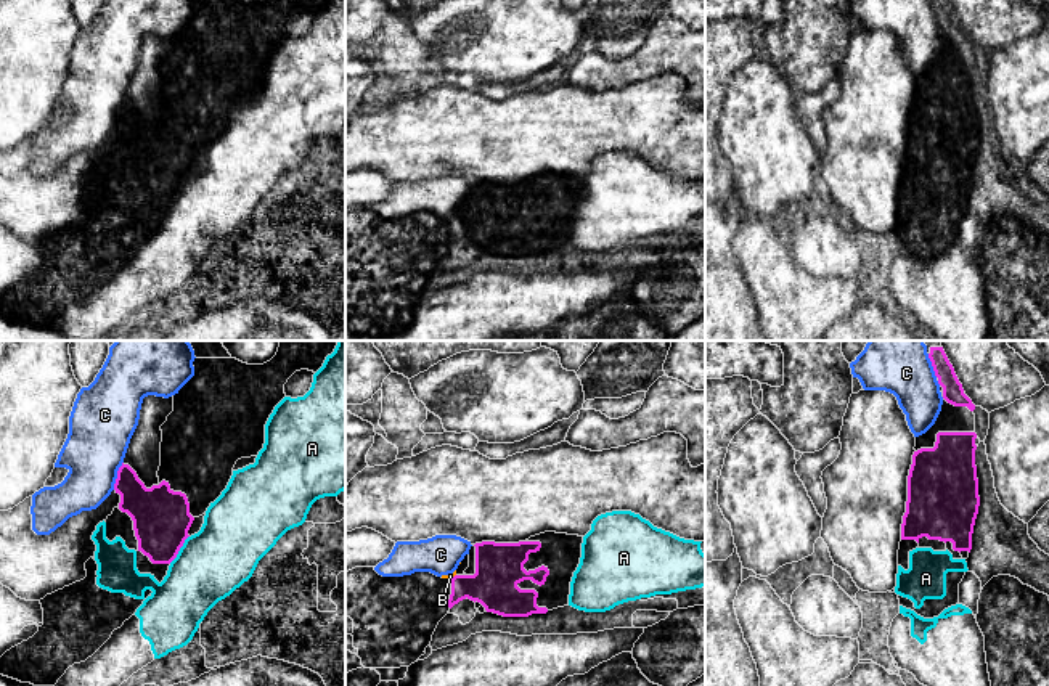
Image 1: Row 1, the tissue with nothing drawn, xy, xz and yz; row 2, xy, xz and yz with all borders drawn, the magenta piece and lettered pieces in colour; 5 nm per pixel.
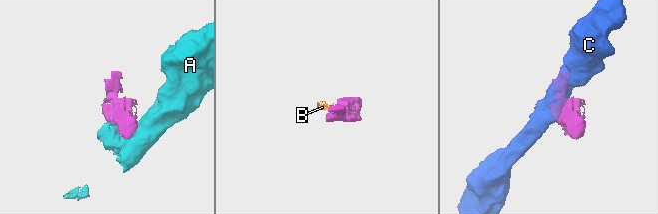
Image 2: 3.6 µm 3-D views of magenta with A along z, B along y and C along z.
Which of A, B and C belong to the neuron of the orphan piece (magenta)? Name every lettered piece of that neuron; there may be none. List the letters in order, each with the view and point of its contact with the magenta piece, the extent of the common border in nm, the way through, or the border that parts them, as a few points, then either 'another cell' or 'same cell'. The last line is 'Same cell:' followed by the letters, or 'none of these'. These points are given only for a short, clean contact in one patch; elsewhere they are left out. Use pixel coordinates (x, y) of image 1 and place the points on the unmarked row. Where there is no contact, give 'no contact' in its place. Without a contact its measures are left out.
A: contact xy (179, 190); length 170 nm; another cell
B: contact xz (453, 217); length 40 nm; border xz (455, 214), (450, 219); another cell
C: contact xy (118, 116); length 150 nm; another cell
Same cell: none of these

